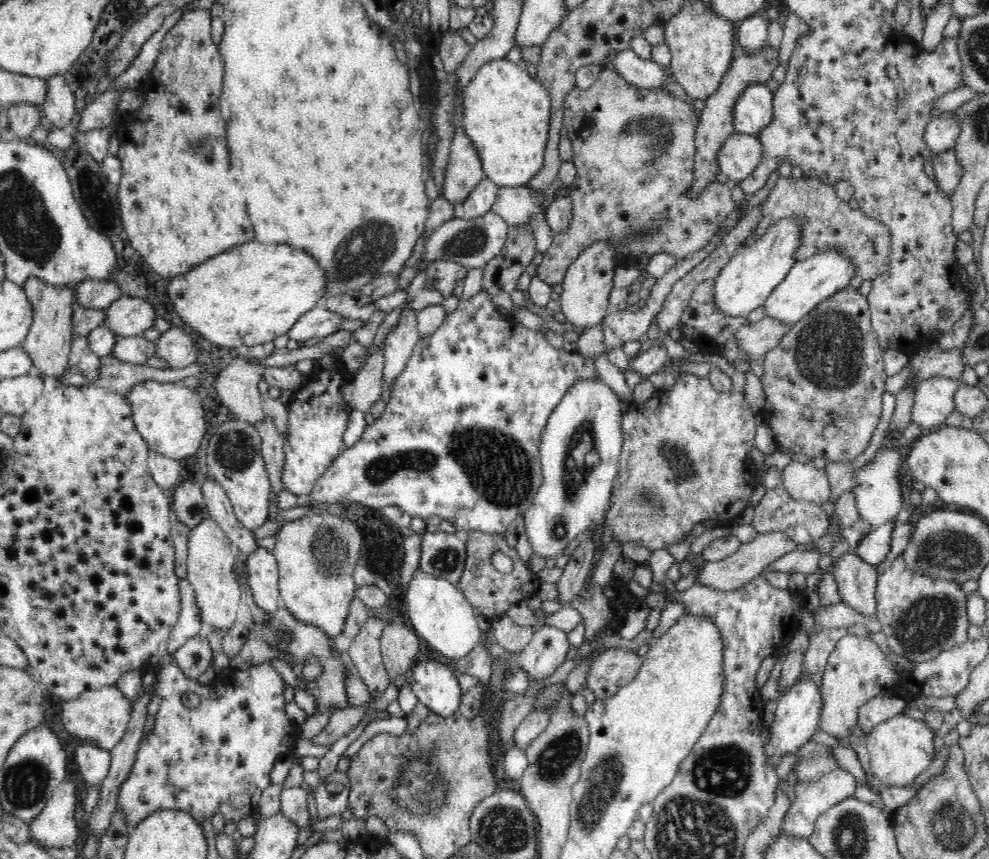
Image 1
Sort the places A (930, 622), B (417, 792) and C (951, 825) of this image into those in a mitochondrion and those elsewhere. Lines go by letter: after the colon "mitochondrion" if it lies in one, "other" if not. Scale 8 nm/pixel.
A: mitochondrion
B: mitochondrion
C: mitochondrion

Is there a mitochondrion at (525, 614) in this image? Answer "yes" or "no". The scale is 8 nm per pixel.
no

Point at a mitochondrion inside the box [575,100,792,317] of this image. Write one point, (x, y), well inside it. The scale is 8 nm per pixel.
(650, 134)

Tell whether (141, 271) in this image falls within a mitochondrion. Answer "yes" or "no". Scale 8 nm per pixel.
no

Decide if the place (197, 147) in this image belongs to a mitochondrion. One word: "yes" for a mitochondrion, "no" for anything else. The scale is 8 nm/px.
yes

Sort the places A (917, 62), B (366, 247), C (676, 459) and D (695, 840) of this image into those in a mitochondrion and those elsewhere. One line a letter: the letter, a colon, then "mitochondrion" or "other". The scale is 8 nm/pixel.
A: other
B: mitochondrion
C: mitochondrion
D: mitochondrion

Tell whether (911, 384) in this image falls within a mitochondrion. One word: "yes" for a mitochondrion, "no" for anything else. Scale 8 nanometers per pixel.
no

